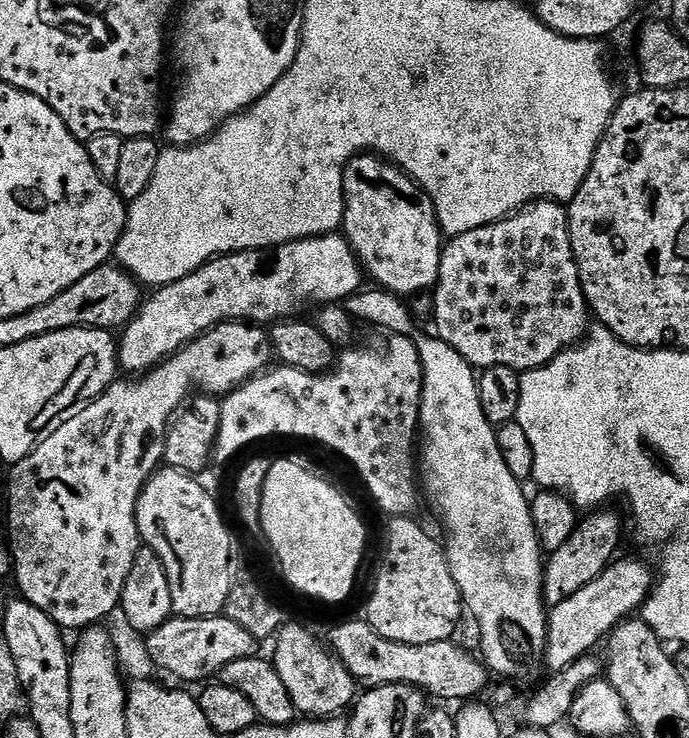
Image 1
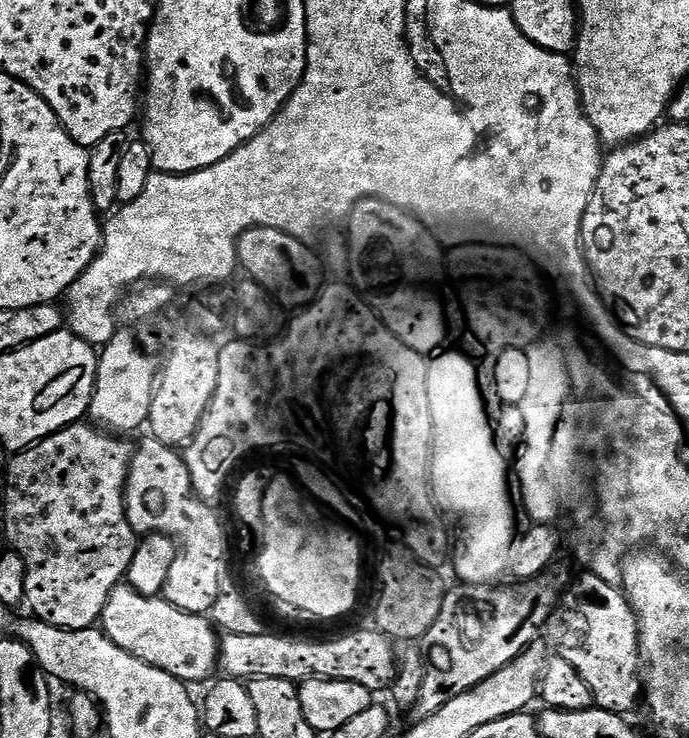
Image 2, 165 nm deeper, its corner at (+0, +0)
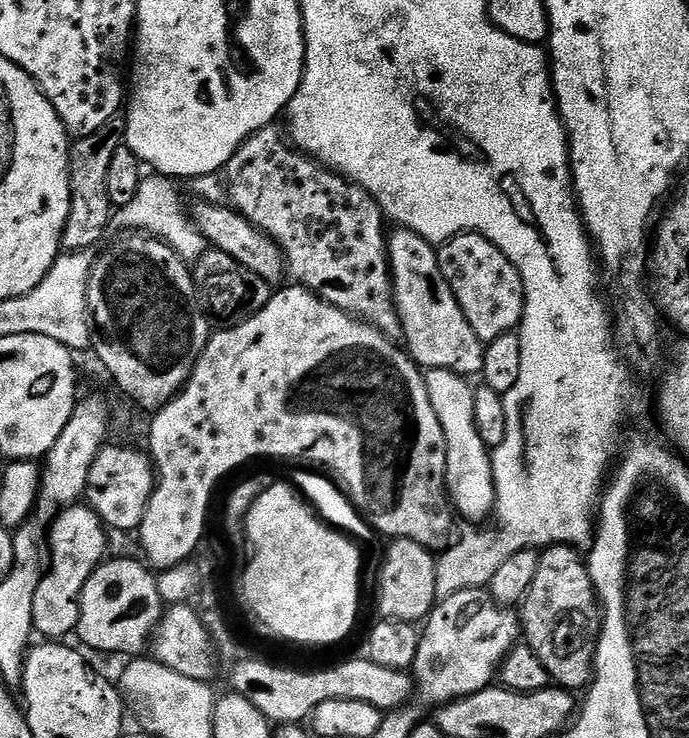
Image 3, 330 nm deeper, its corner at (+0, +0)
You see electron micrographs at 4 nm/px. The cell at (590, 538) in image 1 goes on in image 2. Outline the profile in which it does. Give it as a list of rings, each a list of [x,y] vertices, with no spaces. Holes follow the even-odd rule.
[[[549,570],[532,580],[512,582],[509,588],[460,582],[453,592],[445,591],[438,618],[422,637],[426,678],[422,678],[422,690],[414,709],[417,717],[442,710],[450,698],[458,698],[458,694],[478,686],[478,682],[486,682],[490,674],[502,670],[502,666],[541,639],[550,614],[570,583],[569,577],[554,573]]]

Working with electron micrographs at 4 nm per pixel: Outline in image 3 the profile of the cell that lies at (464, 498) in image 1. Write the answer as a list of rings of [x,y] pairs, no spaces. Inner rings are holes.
[[[427,369],[424,377],[430,394],[430,406],[442,422],[442,434],[446,438],[446,474],[444,482],[451,507],[468,520],[484,520],[493,515],[496,507],[496,484],[492,474],[490,450],[478,438],[474,422],[474,388],[465,377],[450,370]]]

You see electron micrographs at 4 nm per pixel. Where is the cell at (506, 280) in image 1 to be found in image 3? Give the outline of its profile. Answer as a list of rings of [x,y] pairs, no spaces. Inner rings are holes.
[[[461,232],[439,245],[436,257],[442,278],[446,278],[462,314],[466,314],[466,322],[470,322],[477,338],[487,342],[519,329],[524,314],[524,283],[510,258],[506,258],[498,246],[477,232]]]

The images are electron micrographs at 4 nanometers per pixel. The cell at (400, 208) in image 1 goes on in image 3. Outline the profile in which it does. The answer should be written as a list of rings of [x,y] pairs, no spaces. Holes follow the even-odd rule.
[[[397,227],[395,231],[386,240],[388,268],[392,272],[392,293],[400,315],[402,340],[408,343],[408,355],[424,370],[437,368],[465,378],[479,377],[484,371],[486,344],[476,337],[446,278],[442,278],[437,249],[409,228]]]

